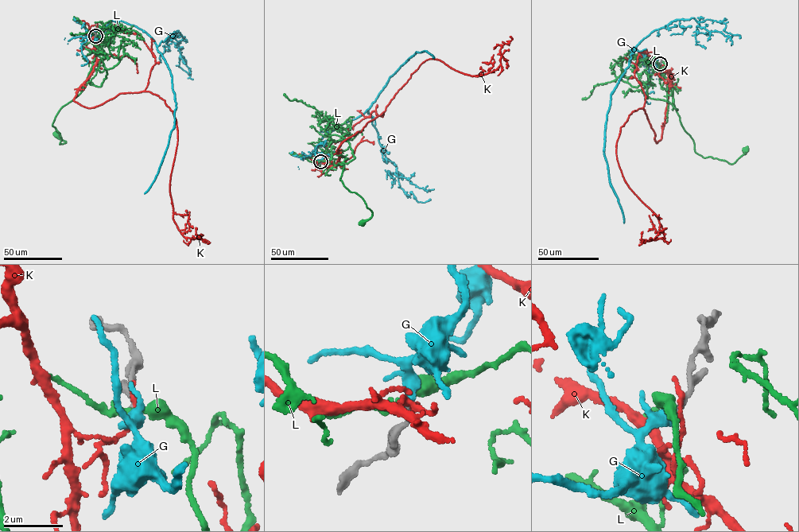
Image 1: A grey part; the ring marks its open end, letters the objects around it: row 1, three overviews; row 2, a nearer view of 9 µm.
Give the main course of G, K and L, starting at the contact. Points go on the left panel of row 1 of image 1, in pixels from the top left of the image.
G: (95, 36), (114, 20), (141, 29), (153, 40), (172, 77), (174, 129), (144, 193)
K: (95, 36), (96, 64), (74, 100), (95, 107), (148, 91), (164, 100), (177, 127), (174, 221), (207, 243)
L: (95, 36), (98, 49), (84, 87), (62, 106), (52, 124), (59, 133), (60, 144), (65, 143), (56, 135)

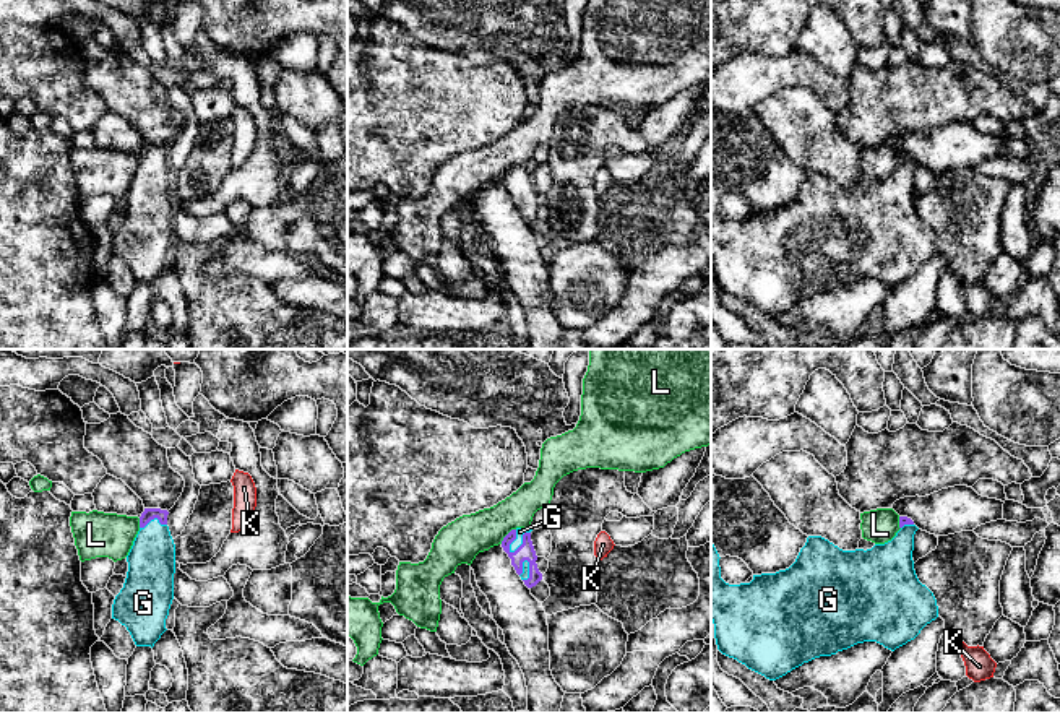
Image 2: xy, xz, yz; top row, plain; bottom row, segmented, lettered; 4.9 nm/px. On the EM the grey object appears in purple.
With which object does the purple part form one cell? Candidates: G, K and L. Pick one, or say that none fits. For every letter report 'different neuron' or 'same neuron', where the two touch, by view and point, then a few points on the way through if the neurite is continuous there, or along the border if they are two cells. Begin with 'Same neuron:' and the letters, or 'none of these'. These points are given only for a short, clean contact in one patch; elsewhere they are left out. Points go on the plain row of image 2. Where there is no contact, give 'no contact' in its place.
Same neuron: G
G: same neuron | xz (523, 179) | across xz (526, 187), (523, 179), (520, 168)
K: different neuron | no contact
L: different neuron | xz (507, 171) | along xz (515, 164), (500, 179)

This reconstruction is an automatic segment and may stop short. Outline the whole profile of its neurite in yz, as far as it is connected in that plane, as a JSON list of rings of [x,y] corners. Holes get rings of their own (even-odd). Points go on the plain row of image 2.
[[[899,153],[899,164],[891,177],[867,187],[842,187],[821,172],[808,172],[789,205],[753,211],[750,219],[740,221],[721,214],[721,193],[711,177],[711,257],[717,286],[776,317],[804,299],[857,279],[877,278],[894,287],[914,276],[938,253],[938,242],[914,206],[919,164],[907,153]]]

